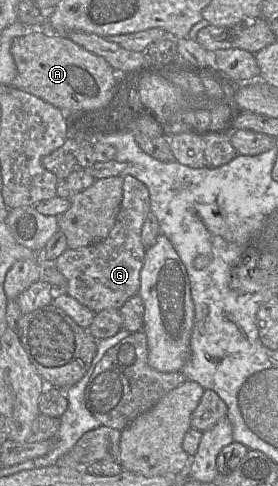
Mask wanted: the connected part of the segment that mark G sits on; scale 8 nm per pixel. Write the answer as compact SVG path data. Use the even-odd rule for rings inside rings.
M131 175L124 176L123 197L115 224L108 236L95 244L68 248L54 260L67 279L66 293L95 313L105 309L120 309L140 289L140 273L145 259L141 241L142 227L150 210L147 187Z

